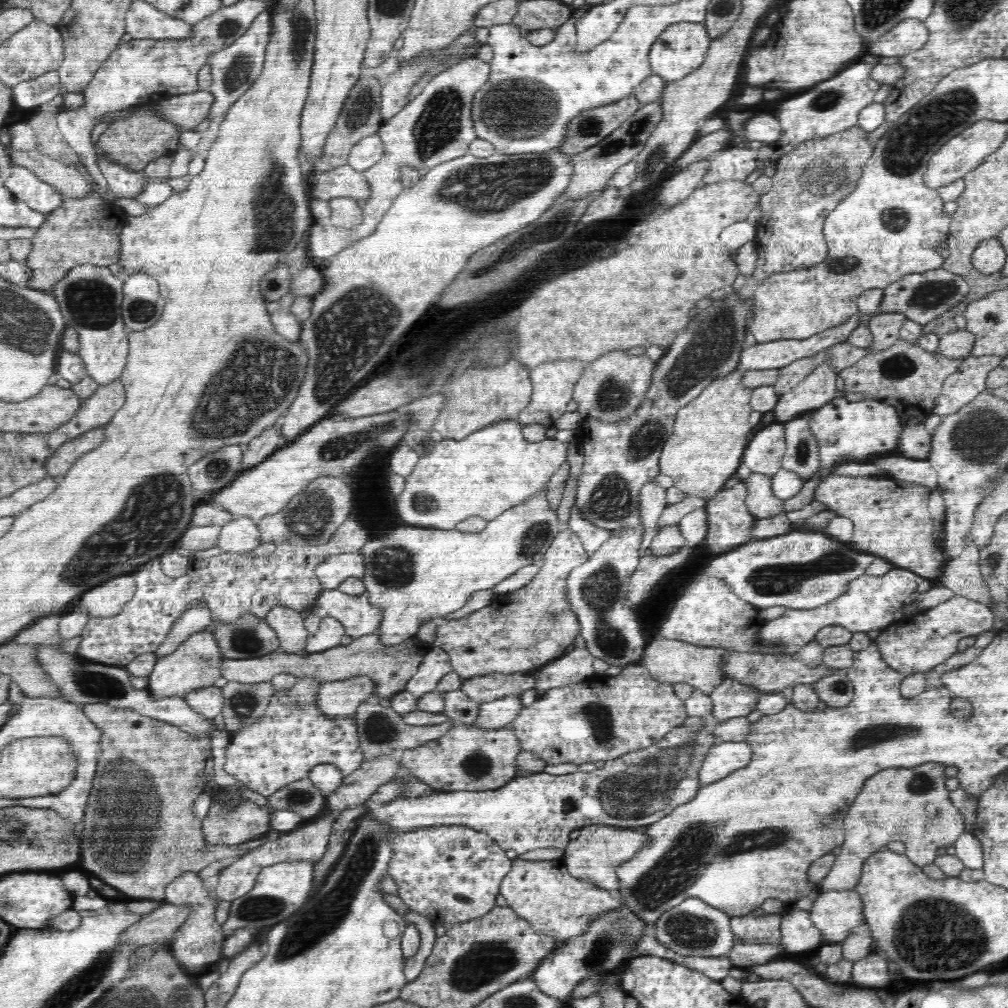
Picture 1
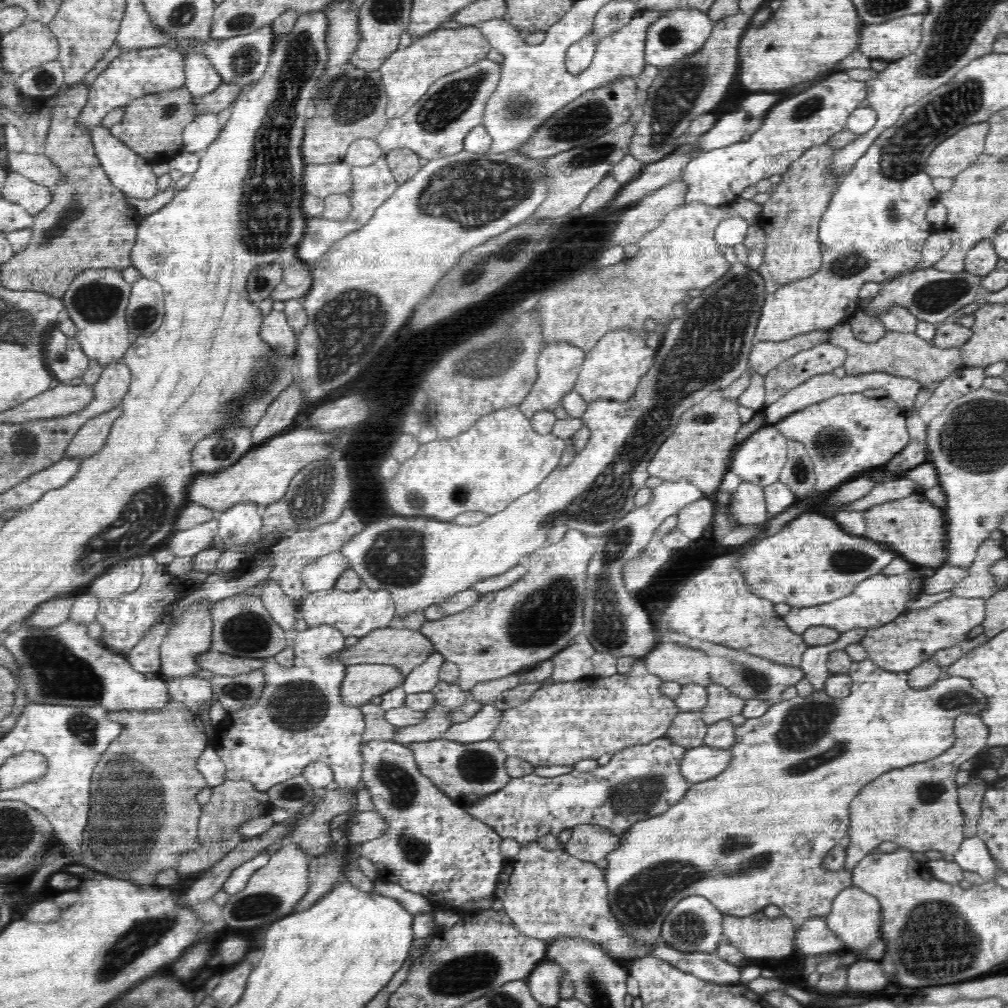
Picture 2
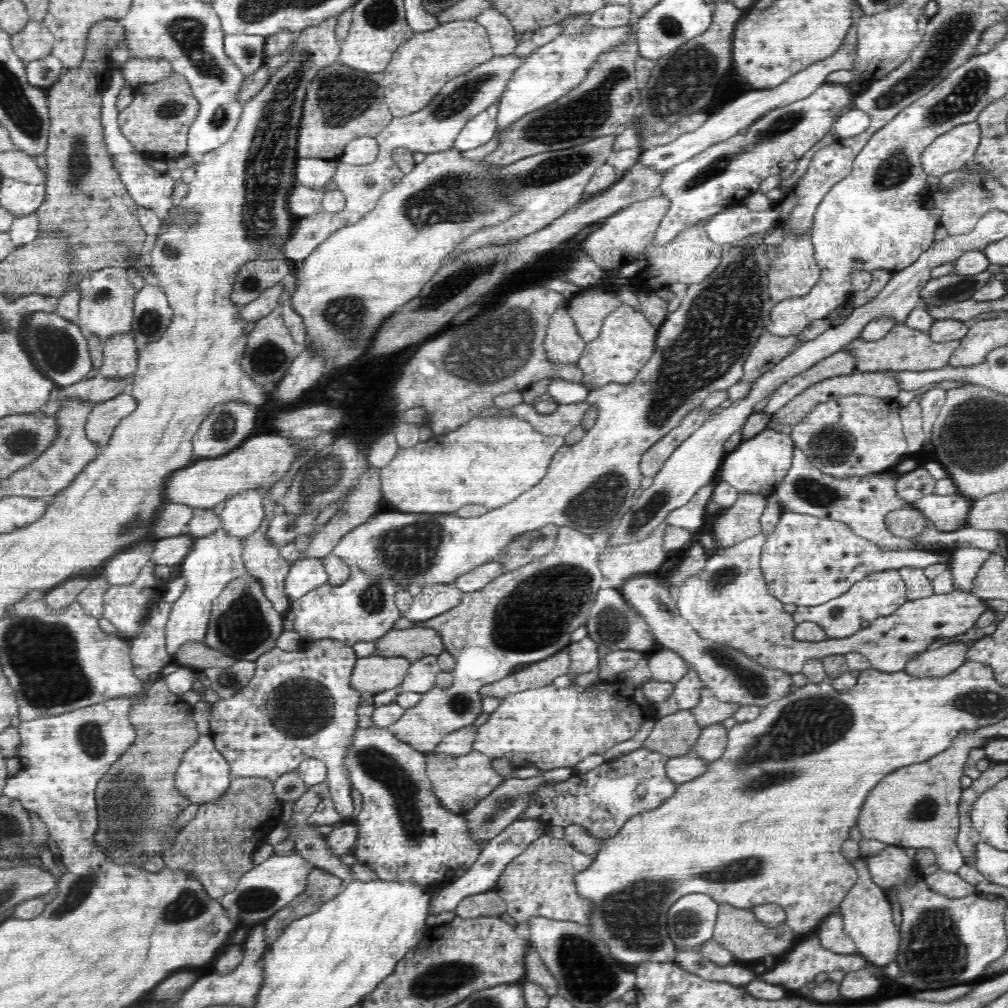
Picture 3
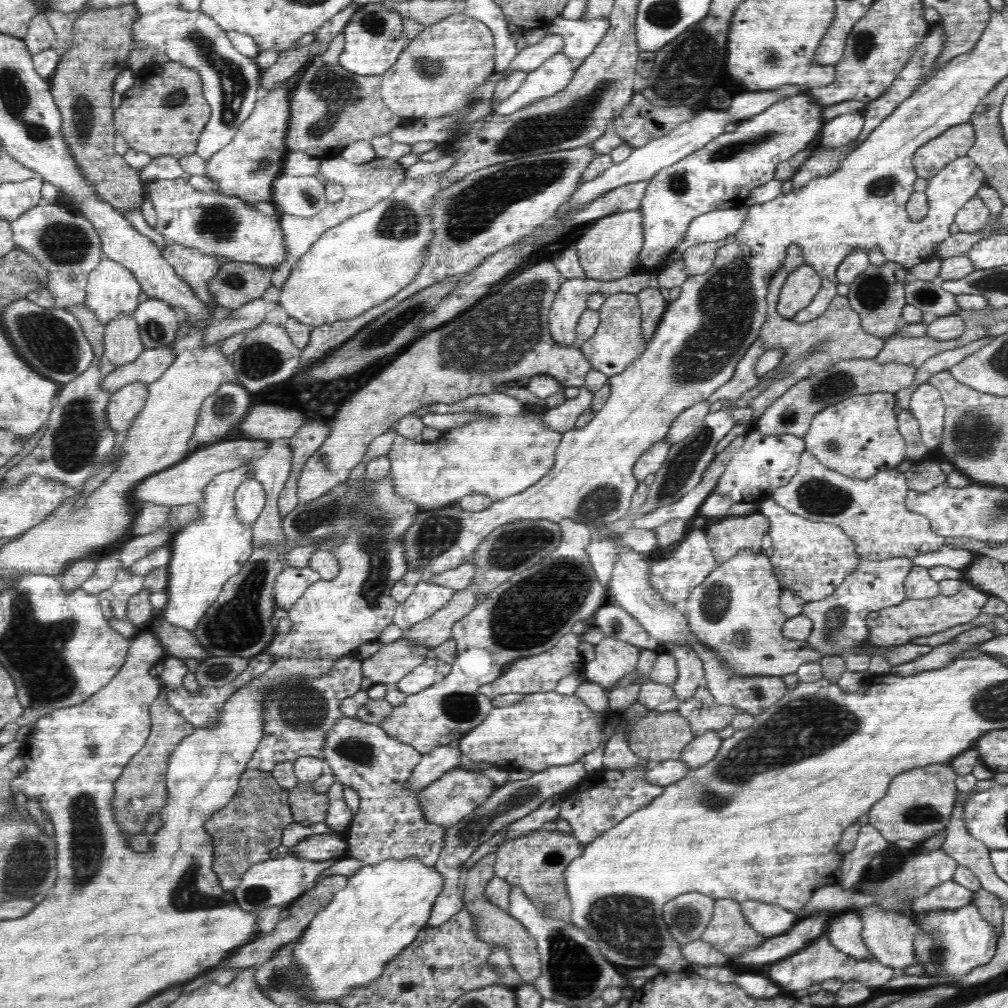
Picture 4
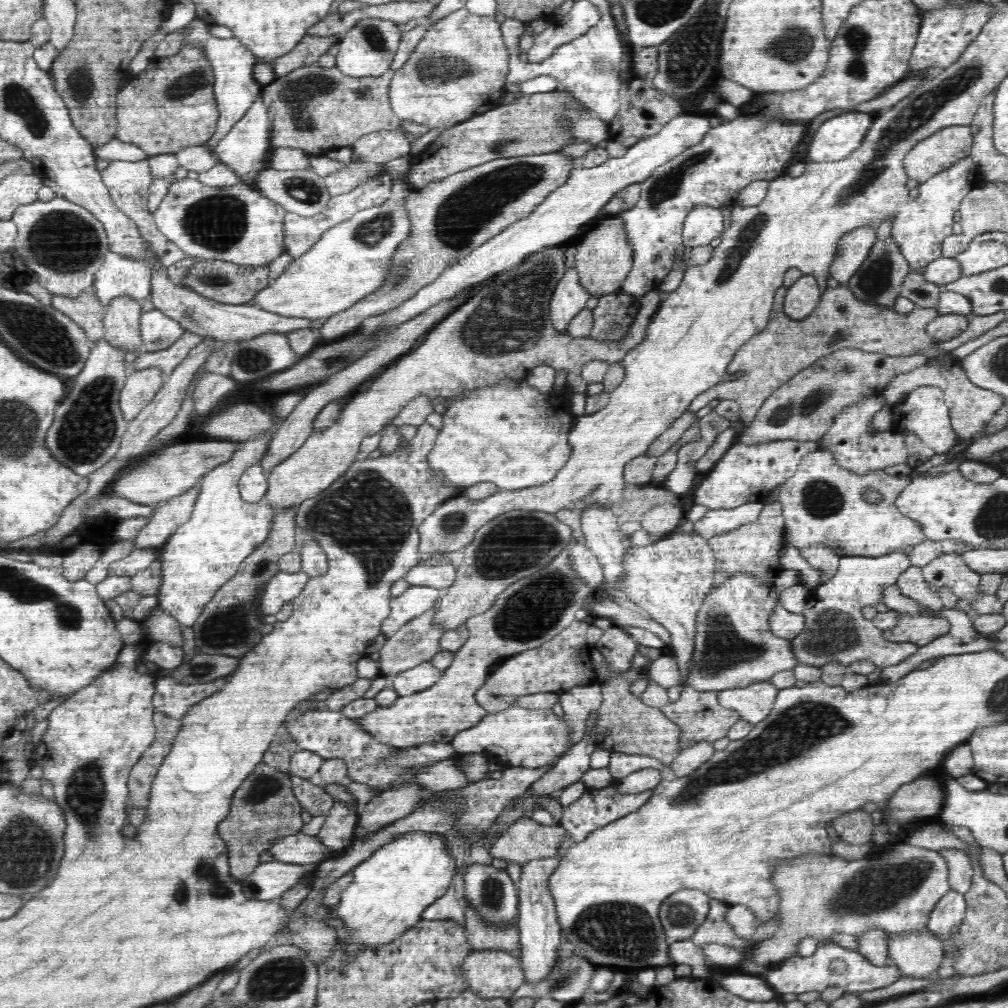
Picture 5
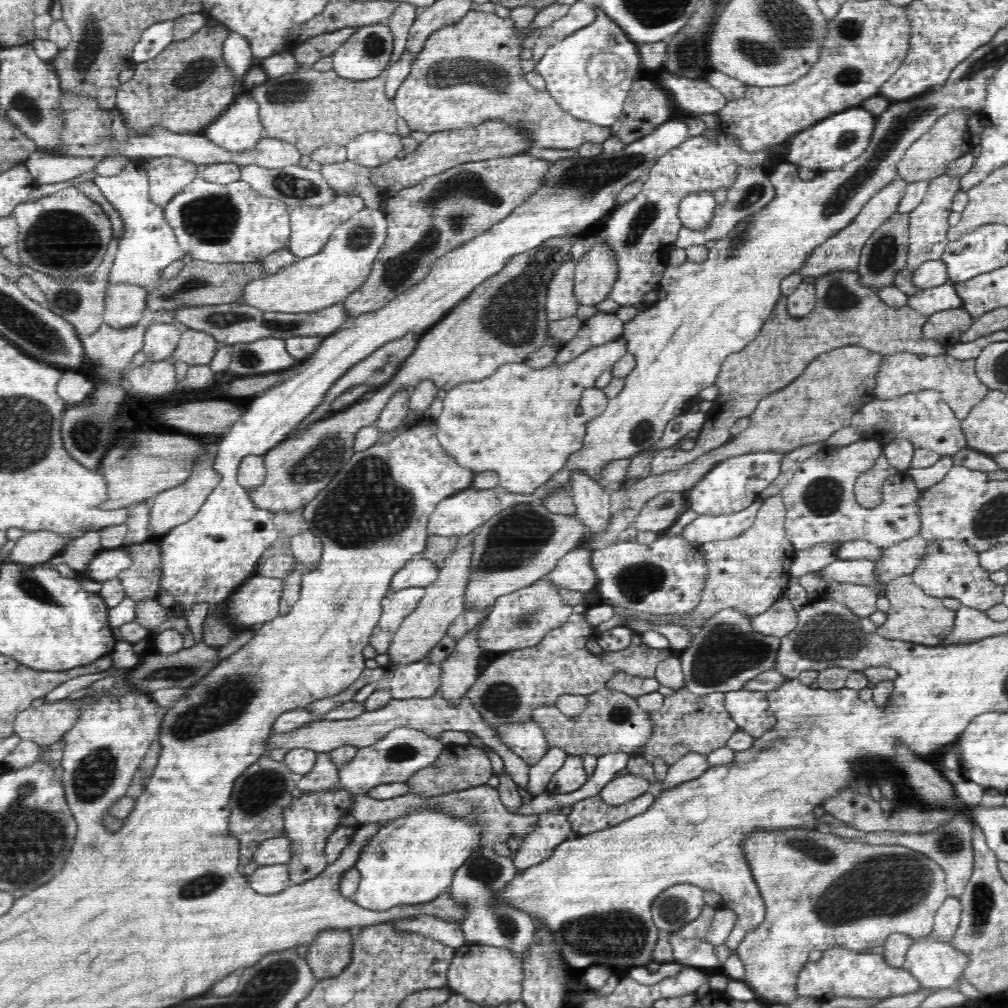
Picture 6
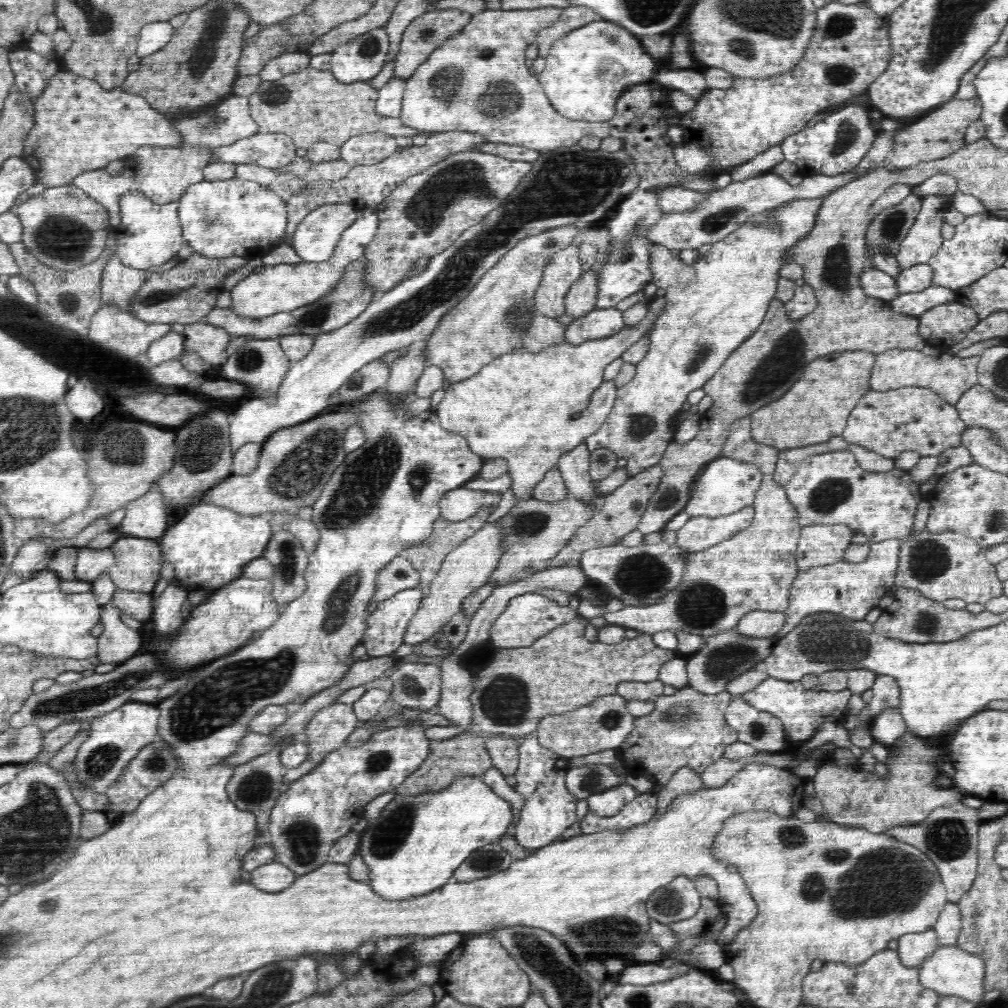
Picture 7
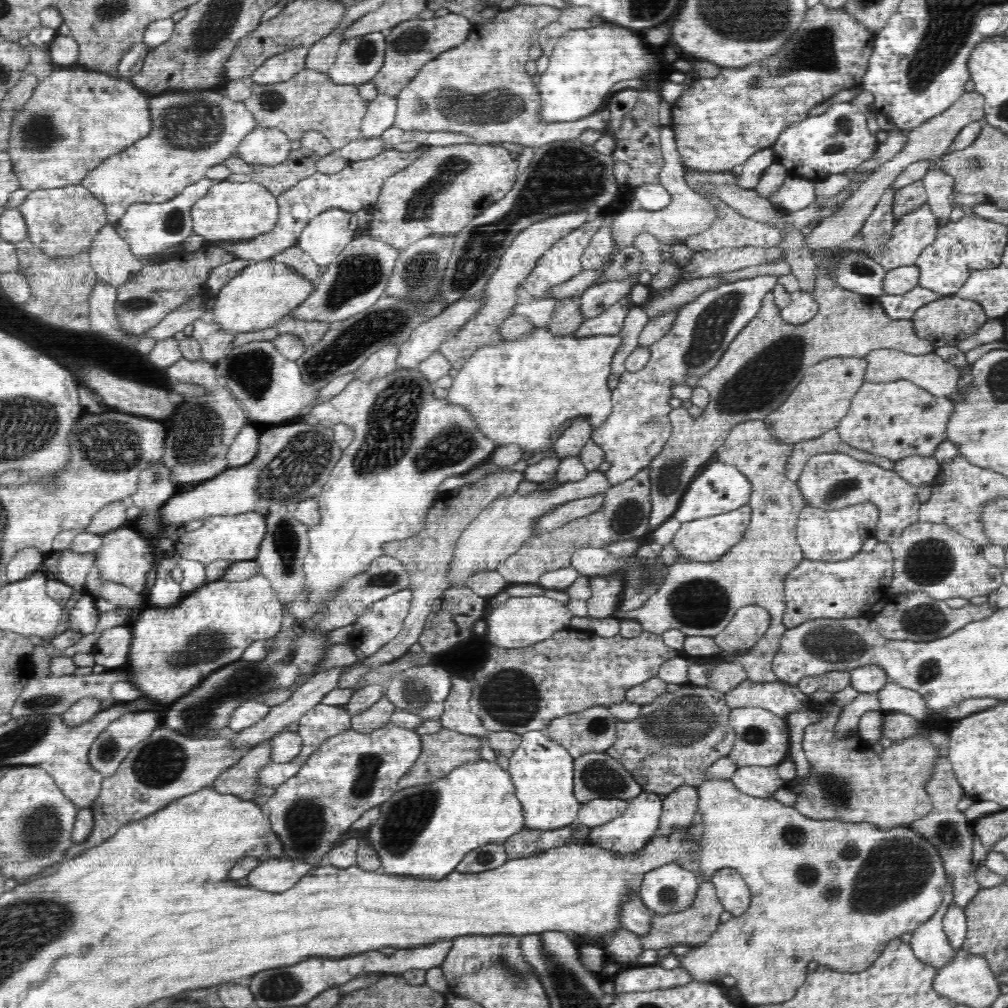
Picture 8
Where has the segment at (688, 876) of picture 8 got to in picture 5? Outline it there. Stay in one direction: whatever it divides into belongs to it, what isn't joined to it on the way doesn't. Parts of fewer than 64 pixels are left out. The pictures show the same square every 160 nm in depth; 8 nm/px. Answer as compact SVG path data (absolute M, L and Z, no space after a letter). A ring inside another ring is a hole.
M682 889L659 907L659 916L668 942L690 939L704 924L711 899L701 890Z

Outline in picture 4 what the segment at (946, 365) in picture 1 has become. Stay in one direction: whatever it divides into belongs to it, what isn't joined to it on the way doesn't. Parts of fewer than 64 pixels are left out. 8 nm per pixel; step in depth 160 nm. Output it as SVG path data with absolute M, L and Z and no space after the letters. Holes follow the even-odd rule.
M975 325L965 329L962 336L952 340L939 341L927 334L919 337L892 335L885 340L883 349L875 356L878 364L899 362L920 368L928 358L940 352L954 350L987 335L988 325Z

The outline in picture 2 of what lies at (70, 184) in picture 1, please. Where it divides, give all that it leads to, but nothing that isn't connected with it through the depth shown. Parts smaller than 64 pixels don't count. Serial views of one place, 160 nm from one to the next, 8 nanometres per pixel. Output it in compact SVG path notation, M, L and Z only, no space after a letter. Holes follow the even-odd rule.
M9 151L6 163L9 171L18 172L32 182L51 189L64 178L64 173L42 152L30 154L25 151Z

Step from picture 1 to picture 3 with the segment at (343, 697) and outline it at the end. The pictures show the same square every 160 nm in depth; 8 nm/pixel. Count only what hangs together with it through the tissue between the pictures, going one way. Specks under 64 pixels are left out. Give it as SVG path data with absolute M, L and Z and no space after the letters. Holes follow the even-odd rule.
M403 656L357 657L350 685L354 691L371 692L373 695L395 689L402 685L411 664L411 660Z

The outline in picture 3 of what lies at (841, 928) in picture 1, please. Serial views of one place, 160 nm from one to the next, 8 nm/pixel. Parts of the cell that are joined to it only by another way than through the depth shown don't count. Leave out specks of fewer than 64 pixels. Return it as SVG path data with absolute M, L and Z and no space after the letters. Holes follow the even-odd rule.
M861 857L849 862L857 870L857 881L850 892L839 905L839 913L844 919L844 932L855 942L856 954L868 960L872 965L886 967L896 960L900 948L900 928L896 927L892 919L892 906L884 890L874 884L865 863Z

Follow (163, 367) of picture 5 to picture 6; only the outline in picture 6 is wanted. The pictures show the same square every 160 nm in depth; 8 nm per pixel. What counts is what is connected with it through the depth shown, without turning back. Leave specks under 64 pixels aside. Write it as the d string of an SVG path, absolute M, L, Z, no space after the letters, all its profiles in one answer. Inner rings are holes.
M187 329L181 334L180 342L169 359L173 363L184 362L189 366L208 365L220 346L222 344L207 332Z

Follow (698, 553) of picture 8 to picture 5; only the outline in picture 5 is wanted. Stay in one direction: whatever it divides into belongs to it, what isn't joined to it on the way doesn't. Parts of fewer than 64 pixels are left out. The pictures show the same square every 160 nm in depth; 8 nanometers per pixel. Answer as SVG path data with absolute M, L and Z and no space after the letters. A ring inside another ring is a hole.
M746 503L736 508L710 509L700 520L694 522L694 533L708 540L722 532L755 522L763 511L763 503Z

